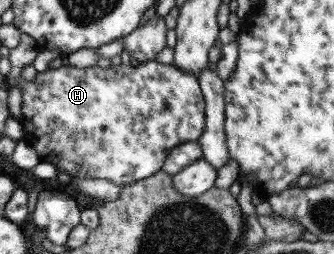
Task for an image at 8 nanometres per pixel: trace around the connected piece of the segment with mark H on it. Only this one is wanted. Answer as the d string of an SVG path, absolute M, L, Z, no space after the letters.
M155 60L138 63L136 67L120 64L106 68L97 65L87 69L66 65L56 69L46 68L45 71L37 73L32 80L19 78L22 96L22 118L20 123L25 129L25 136L22 140L36 150L42 162L55 164L61 171L66 172L71 177L104 178L104 180L110 180L119 187L130 186L134 182L142 181L144 178L152 177L154 173L158 173L158 170L161 170L164 165L166 154L169 154L174 146L194 143L197 141L198 136L201 136L202 130L205 128L205 100L202 100L198 83L197 77L178 70L178 67L174 64L163 64Z

